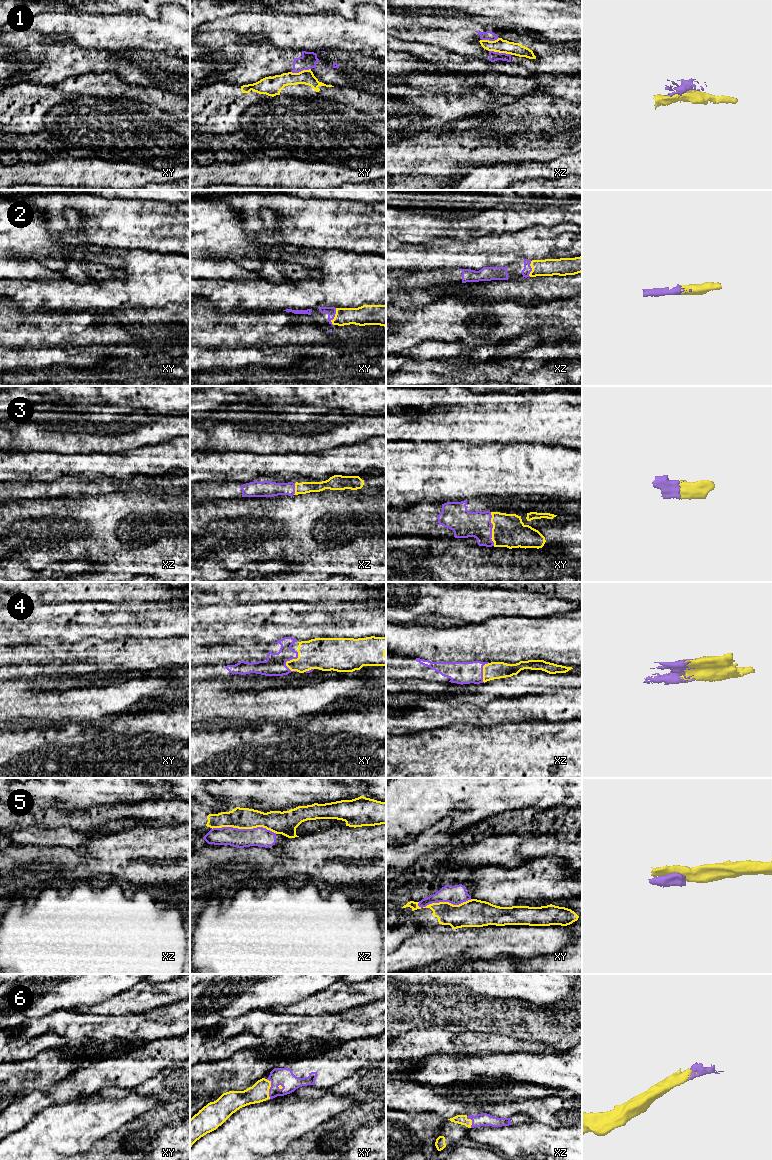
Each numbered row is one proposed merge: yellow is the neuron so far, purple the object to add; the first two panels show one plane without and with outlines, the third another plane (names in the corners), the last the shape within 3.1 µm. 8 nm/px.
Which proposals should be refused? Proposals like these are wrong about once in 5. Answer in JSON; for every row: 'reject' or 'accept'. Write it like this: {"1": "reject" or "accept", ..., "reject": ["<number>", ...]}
{"1": "reject", "2": "accept", "3": "accept", "4": "accept", "5": "reject", "6": "accept", "reject": ["1", "5"]}

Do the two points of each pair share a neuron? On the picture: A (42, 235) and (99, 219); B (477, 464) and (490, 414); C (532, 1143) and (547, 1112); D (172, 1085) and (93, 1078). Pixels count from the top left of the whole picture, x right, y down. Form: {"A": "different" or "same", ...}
{"A": "different", "B": "different", "C": "different", "D": "different"}

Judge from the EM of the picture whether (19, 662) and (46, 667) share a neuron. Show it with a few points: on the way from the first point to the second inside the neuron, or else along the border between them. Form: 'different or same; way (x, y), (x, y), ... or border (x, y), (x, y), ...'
same; way (26, 662), (39, 662)

